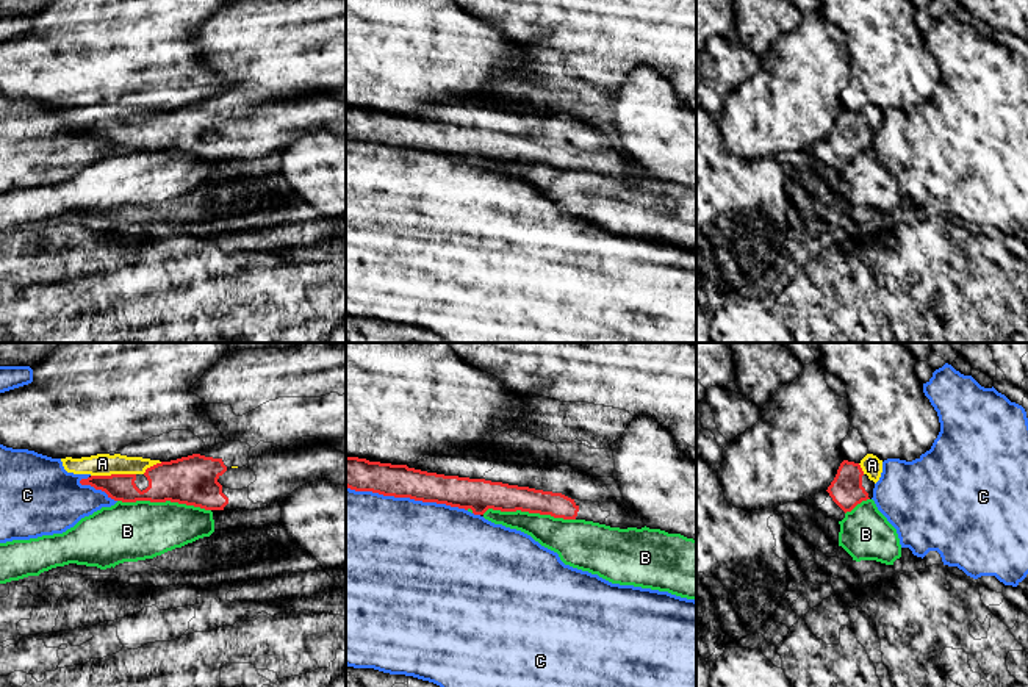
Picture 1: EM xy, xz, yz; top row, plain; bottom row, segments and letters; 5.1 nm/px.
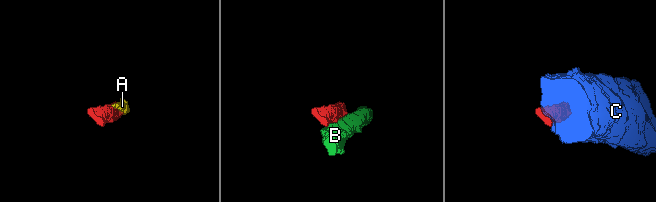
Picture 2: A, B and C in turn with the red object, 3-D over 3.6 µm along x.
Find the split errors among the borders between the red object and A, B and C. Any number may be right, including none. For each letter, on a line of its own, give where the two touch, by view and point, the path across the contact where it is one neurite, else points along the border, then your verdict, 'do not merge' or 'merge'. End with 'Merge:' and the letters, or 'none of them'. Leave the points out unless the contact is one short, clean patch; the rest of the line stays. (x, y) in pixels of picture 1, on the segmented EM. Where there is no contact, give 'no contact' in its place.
A: xy (113, 474) | merge
B: xy (165, 501) | do not merge
C: xz (407, 496) | do not merge
Merge: A

